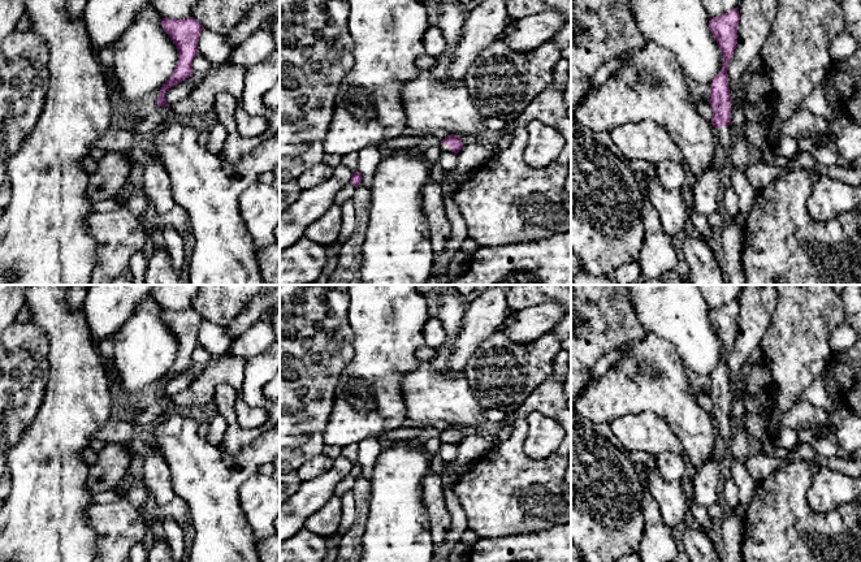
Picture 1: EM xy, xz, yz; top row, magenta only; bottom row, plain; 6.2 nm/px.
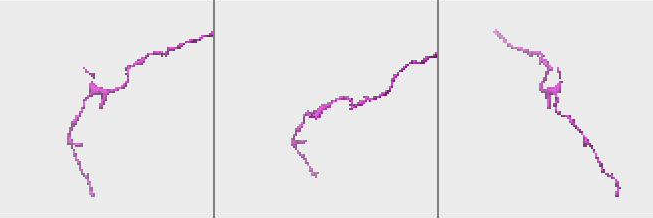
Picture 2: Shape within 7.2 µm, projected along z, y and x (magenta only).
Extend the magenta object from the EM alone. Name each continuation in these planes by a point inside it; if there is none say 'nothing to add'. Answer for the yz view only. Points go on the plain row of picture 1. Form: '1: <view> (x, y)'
1: yz (725, 426)

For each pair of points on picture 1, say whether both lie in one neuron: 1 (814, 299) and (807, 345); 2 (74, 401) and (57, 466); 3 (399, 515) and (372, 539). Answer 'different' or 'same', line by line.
1: same
2: same
3: same

